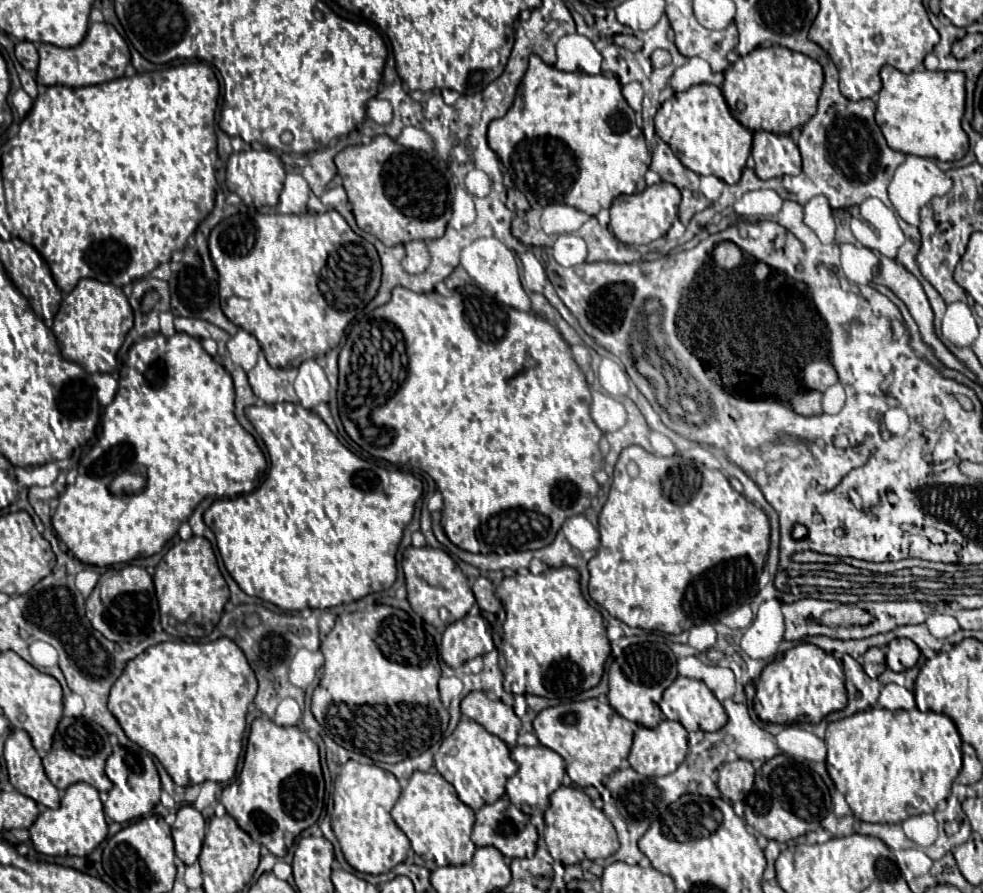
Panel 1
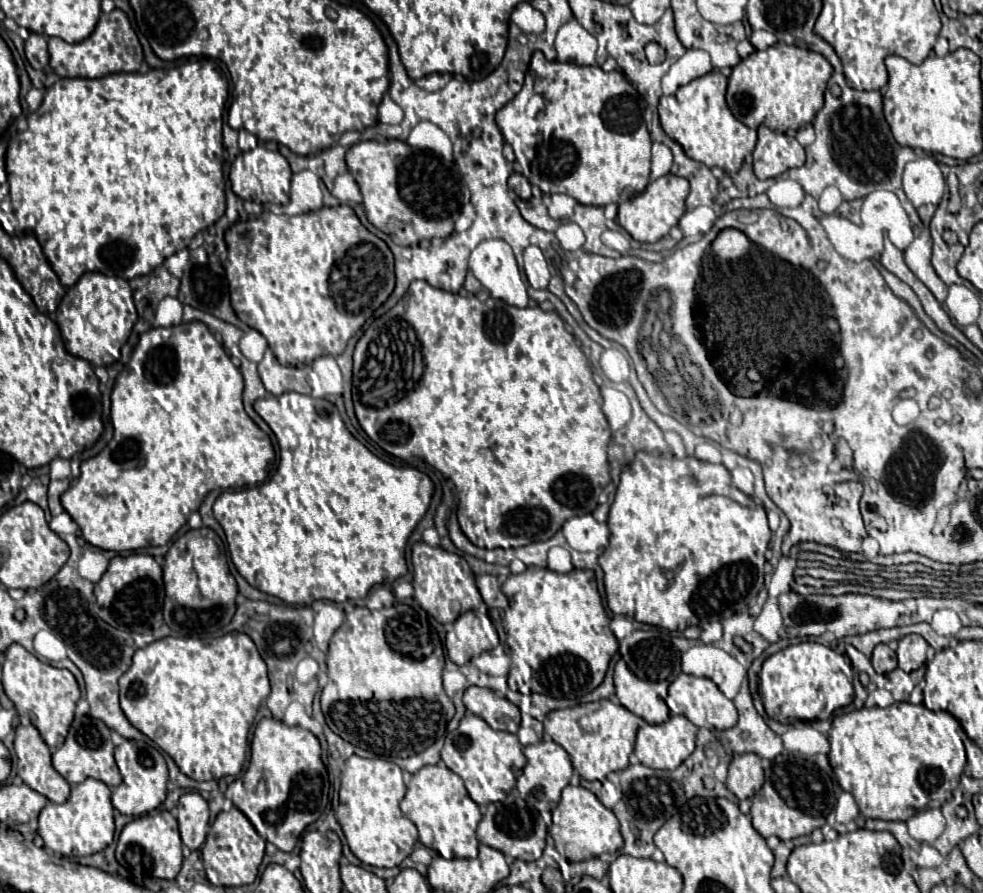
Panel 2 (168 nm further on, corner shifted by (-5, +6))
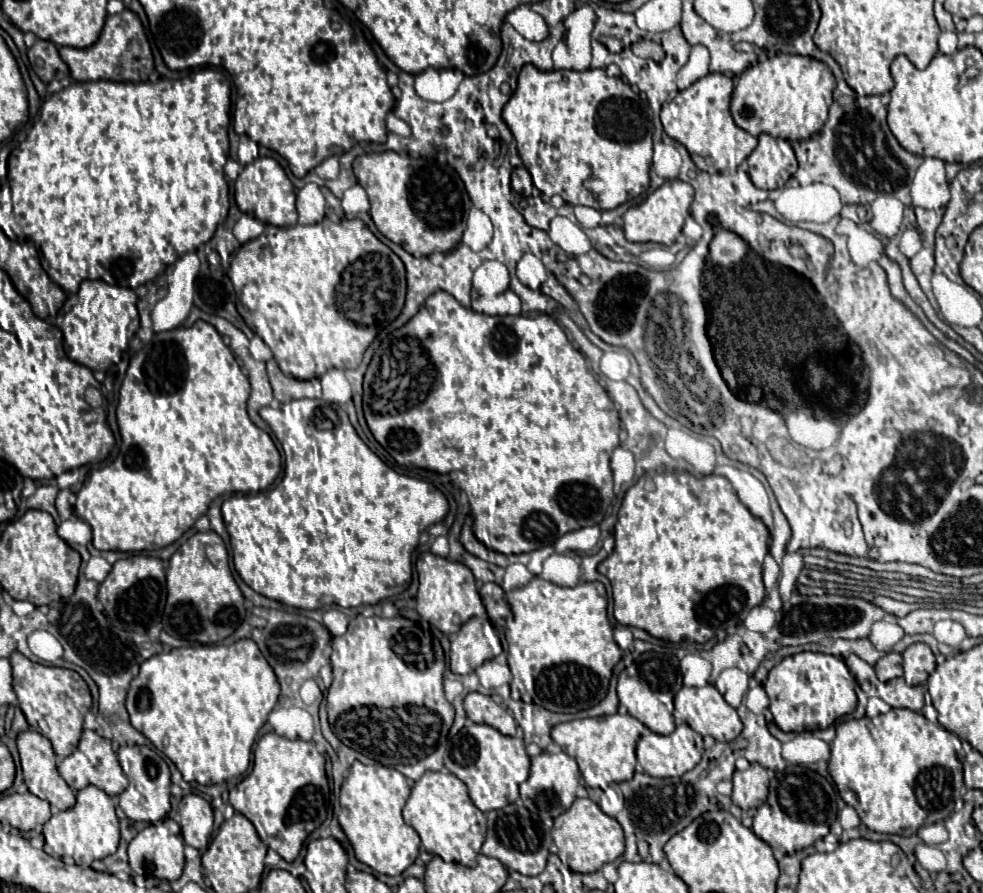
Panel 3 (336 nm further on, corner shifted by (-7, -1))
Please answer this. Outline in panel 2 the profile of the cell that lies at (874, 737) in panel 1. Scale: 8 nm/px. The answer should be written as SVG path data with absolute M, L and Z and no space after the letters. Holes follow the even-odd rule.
M894 703L886 709L864 707L844 715L836 715L828 733L830 765L844 791L850 791L864 817L906 821L916 811L940 807L960 783L966 765L966 752L961 737L961 727L946 711L934 713L924 705Z

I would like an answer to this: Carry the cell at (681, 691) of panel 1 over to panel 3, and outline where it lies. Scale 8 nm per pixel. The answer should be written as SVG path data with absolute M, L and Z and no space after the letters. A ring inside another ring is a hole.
M706 684L704 688L682 688L674 697L673 716L676 726L686 723L694 732L702 736L712 736L720 742L730 742L742 732L742 722L736 710L724 700L724 696L716 690L714 684Z

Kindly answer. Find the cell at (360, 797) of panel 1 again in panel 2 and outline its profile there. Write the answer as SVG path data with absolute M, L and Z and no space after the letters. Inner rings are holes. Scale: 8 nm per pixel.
M358 755L346 759L336 819L346 835L350 851L362 863L372 867L396 867L412 853L418 841L418 829L398 807L404 793L406 785L402 769L398 769L396 763L384 759L362 759Z

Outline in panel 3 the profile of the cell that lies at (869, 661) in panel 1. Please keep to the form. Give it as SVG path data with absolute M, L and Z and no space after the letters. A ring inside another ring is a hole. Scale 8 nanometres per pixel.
M886 652L878 662L876 662L876 674L878 680L888 682L892 678L902 676L902 656L898 652Z

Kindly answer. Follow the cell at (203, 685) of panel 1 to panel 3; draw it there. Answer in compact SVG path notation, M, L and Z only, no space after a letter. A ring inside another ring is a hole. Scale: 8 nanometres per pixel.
M246 638L230 646L184 646L152 656L140 666L140 674L130 684L126 710L130 714L132 726L176 764L186 782L208 786L246 772L252 744L258 736L258 730L268 720L268 714L276 706L278 694L280 684L272 666L262 656L256 642Z

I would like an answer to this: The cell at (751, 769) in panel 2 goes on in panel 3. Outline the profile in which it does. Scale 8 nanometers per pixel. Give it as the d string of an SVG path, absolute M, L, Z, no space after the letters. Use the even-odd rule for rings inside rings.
M750 764L744 772L734 772L734 792L732 802L744 812L758 808L768 798L768 774L760 764Z

